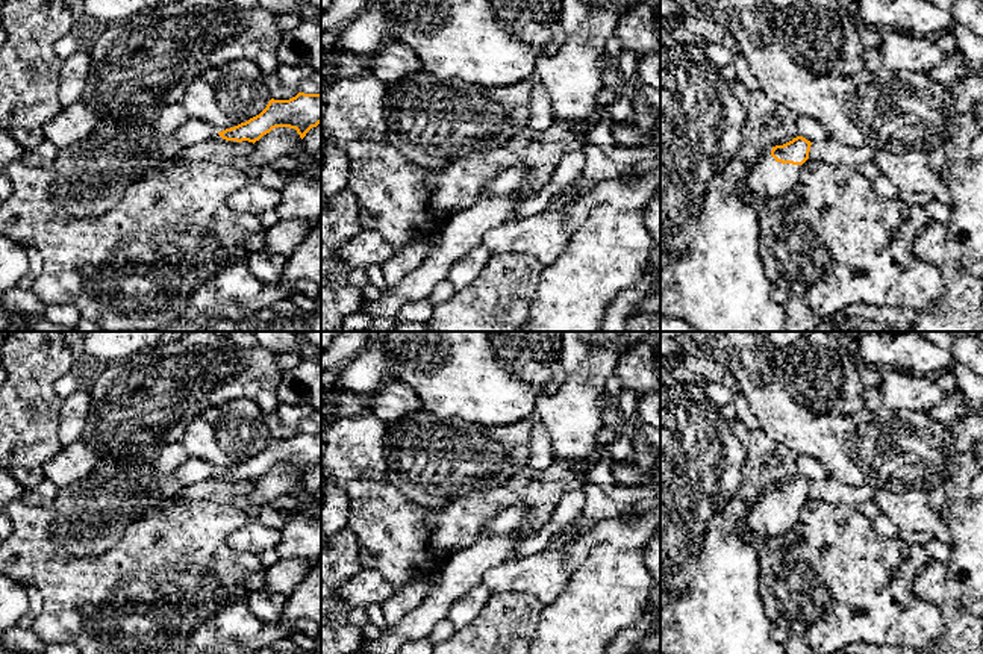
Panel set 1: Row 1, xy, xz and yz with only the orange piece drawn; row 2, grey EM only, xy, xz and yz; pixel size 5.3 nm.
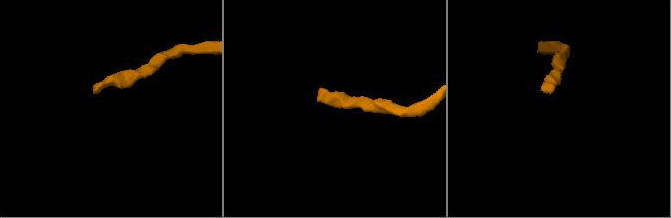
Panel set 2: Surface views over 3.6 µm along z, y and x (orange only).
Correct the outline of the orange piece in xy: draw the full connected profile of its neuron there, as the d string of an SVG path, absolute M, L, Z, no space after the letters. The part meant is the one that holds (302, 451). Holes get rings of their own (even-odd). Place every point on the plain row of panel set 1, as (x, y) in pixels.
M298 431L289 439L271 438L256 456L235 466L218 471L226 480L256 481L276 466L295 468L303 478L306 472L321 462L321 433Z

